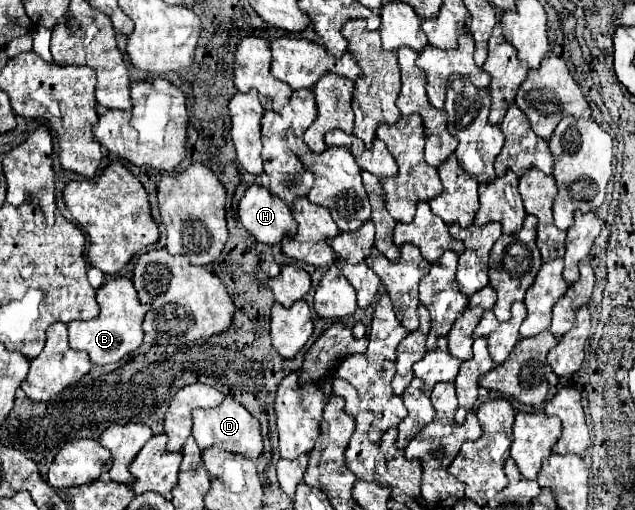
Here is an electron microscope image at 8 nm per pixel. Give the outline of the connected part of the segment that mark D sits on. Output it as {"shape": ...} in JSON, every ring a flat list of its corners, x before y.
{"shape":[[226,397,222,405,214,409,194,409,192,411,192,435,196,443,206,447,222,447,232,453,240,453,248,459,256,459,262,453,262,435,260,435,260,423,254,419,238,401,232,397]]}

